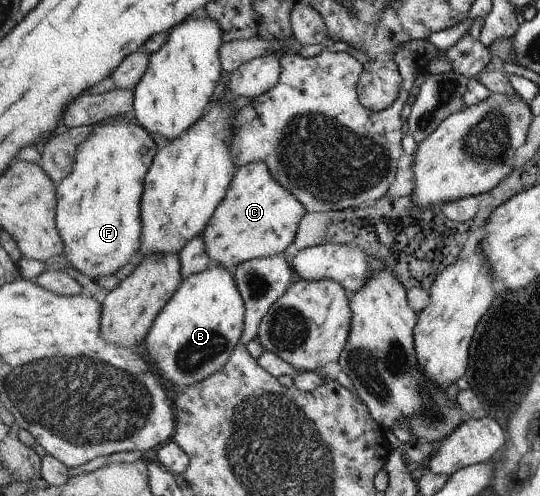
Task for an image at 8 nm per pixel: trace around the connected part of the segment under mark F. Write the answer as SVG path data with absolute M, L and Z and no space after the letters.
M114 116L114 118L104 118L104 121L96 124L94 135L80 146L74 173L67 177L62 183L58 184L59 208L57 211L57 226L61 232L62 238L65 239L65 255L72 267L89 277L91 281L96 282L104 276L114 275L118 273L126 264L136 261L138 251L141 248L141 234L144 230L141 214L141 198L145 191L145 177L149 173L150 166L153 165L153 159L157 157L160 150L155 144L151 136L139 124L130 123L128 118L123 116Z

